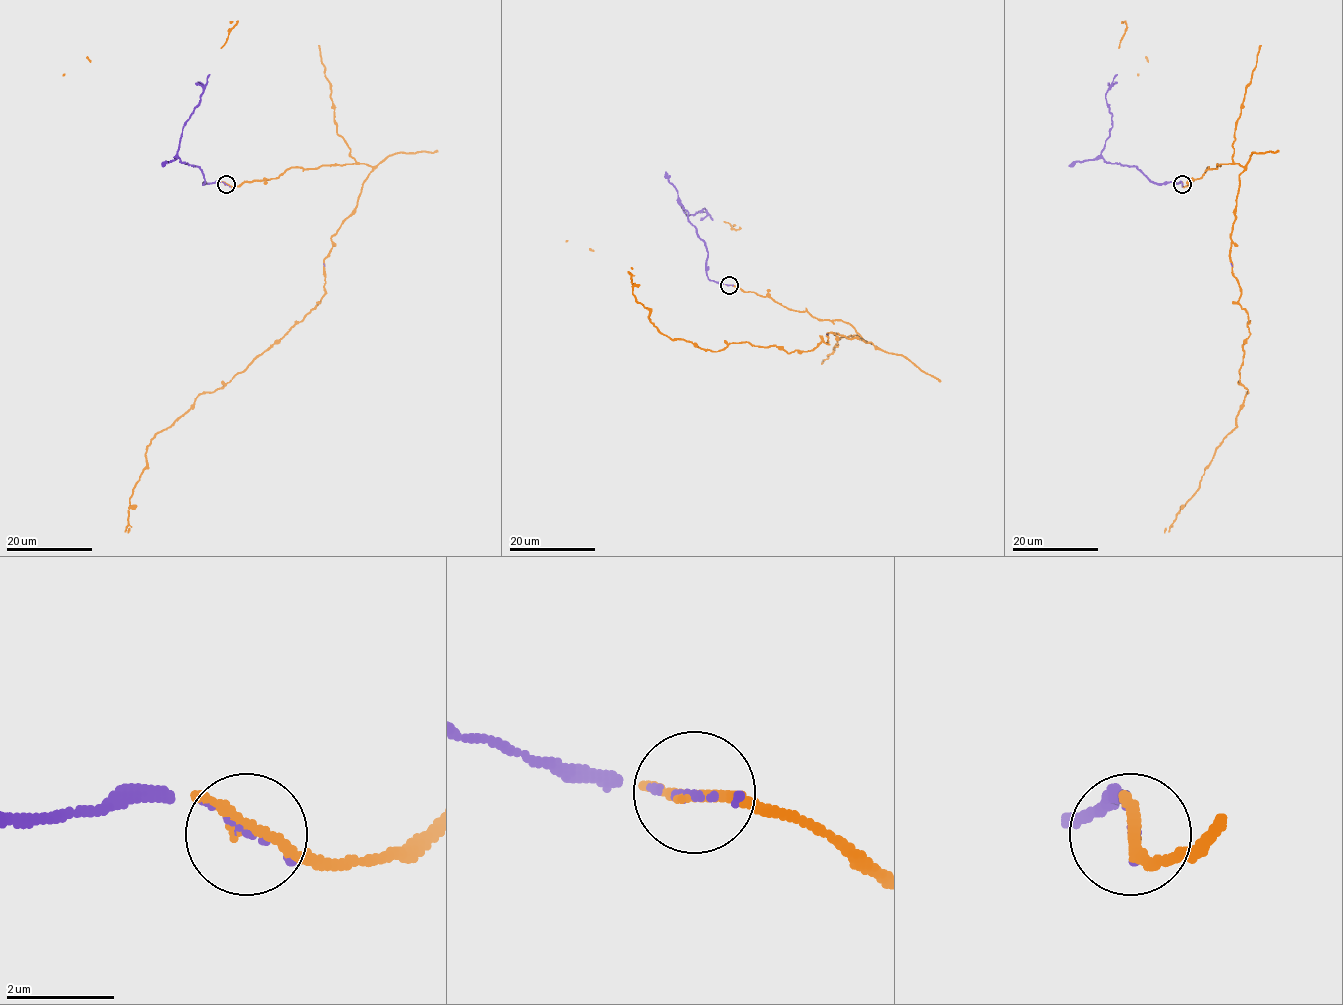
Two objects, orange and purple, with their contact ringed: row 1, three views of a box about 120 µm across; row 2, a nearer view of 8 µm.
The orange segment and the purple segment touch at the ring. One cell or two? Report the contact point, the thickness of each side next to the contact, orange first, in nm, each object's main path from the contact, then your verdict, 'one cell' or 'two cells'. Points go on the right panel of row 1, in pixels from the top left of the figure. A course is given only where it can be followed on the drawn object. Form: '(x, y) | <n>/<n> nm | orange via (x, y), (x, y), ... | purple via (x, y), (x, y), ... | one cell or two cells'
(1182, 184) | 280/90 nm | orange via (1182, 185), (1217, 164), (1244, 168), (1229, 257), (1248, 315), (1239, 369), (1248, 391), (1236, 426), (1166, 527) | purple via (1182, 185), (1181, 181), (1151, 181), (1135, 165), (1110, 163), (1101, 156), (1112, 123), (1105, 95), (1116, 74) | one cell

